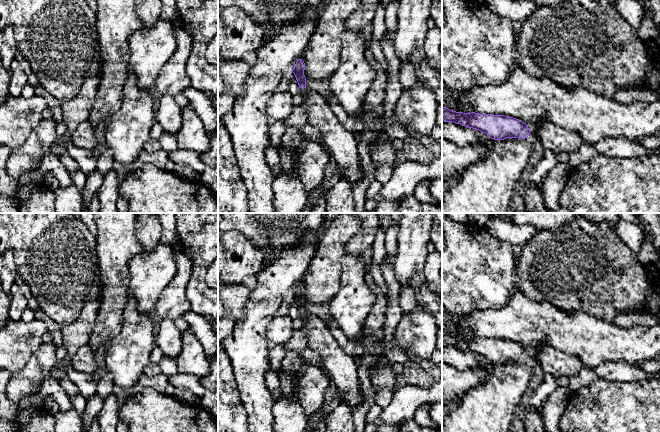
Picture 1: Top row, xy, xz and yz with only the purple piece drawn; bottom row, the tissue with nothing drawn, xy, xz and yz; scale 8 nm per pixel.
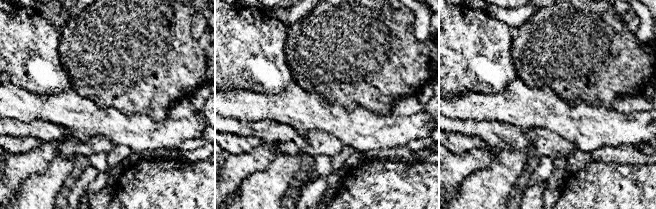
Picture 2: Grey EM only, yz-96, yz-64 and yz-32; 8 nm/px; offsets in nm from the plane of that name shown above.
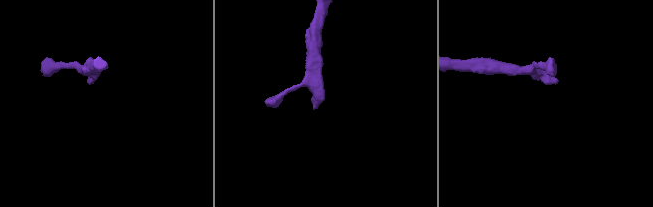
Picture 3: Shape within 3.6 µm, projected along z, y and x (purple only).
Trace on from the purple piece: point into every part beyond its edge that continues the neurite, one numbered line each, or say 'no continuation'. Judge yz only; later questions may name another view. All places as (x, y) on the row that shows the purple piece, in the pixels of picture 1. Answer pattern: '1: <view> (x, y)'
1: yz (555, 138)

